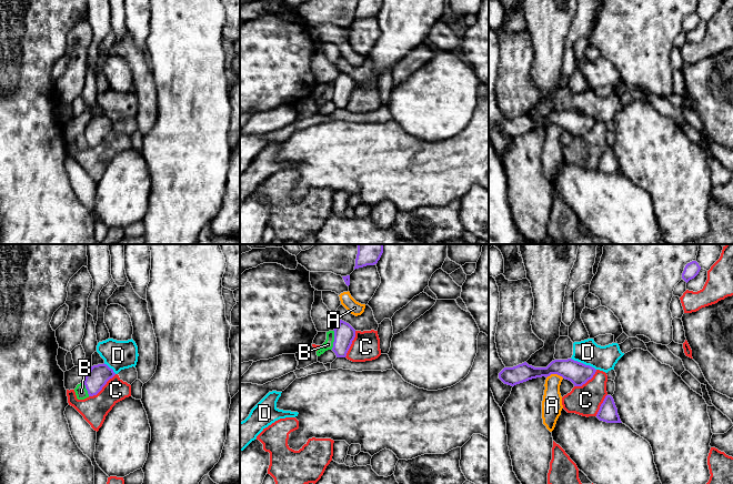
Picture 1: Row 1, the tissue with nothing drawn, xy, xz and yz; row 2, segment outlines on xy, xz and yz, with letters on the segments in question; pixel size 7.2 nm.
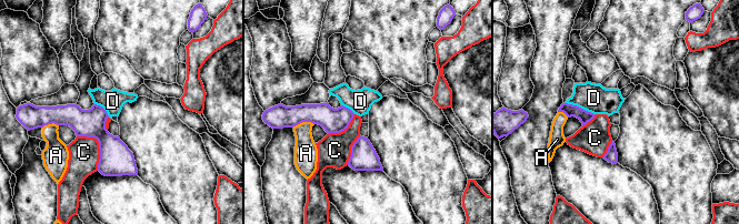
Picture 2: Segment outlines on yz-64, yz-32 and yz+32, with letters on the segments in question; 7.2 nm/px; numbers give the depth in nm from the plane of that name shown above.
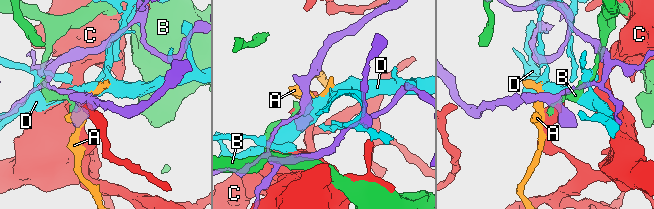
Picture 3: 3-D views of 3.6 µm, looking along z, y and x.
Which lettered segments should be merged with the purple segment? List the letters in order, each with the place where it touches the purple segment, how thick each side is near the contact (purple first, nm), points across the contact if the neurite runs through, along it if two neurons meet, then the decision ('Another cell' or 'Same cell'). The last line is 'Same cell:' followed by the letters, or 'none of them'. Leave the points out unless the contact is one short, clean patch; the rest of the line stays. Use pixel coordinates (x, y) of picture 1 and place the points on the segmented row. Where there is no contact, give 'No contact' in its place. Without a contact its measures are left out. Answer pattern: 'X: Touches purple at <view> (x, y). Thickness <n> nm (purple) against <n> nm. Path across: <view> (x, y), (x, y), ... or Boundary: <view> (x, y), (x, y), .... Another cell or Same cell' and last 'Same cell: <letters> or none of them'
A: Touches purple at yz (555, 373). Thickness 160 nm (purple) against 140 nm. Same cell
B: Touches purple at xz (334, 340). Thickness 150 nm (purple) against 70 nm. Another cell
C: Touches purple at xy (102, 386). Thickness 150 nm (purple) against 190 nm. Boundary: xy (116, 374), (96, 394), (89, 396). Another cell
D: Touches purple at yz (589, 365). Thickness 160 nm (purple) against 180 nm. Another cell
Same cell: A

